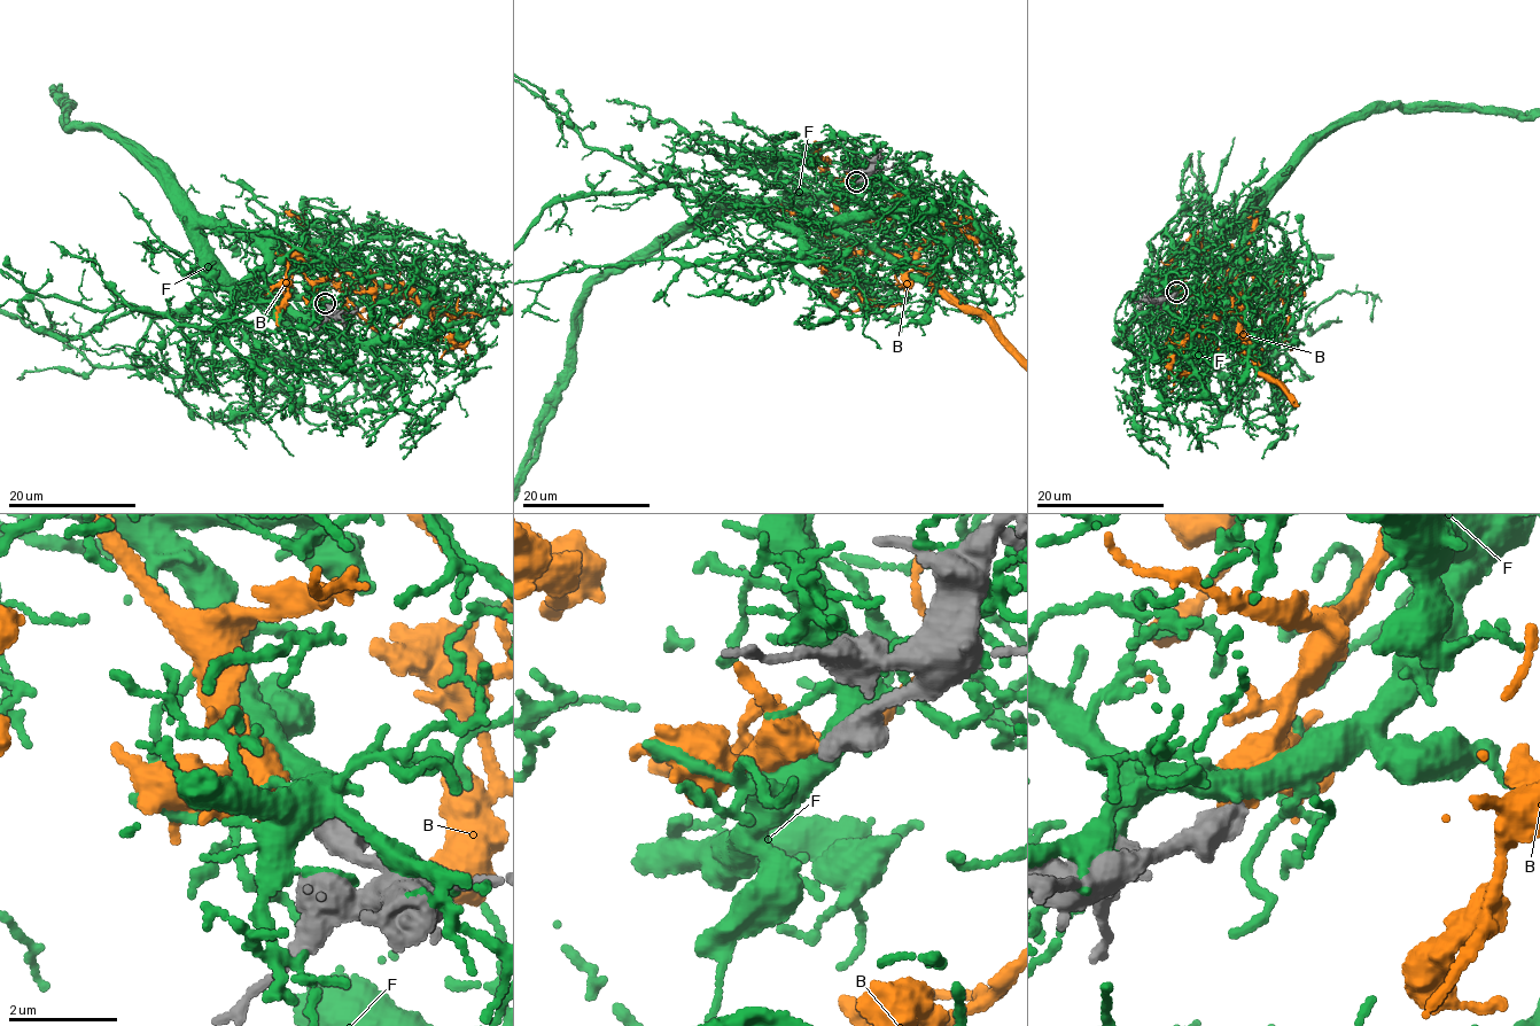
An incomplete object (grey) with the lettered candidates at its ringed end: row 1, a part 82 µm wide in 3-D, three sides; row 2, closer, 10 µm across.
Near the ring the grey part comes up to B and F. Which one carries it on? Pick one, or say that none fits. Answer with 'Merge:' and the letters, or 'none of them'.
Merge: B

